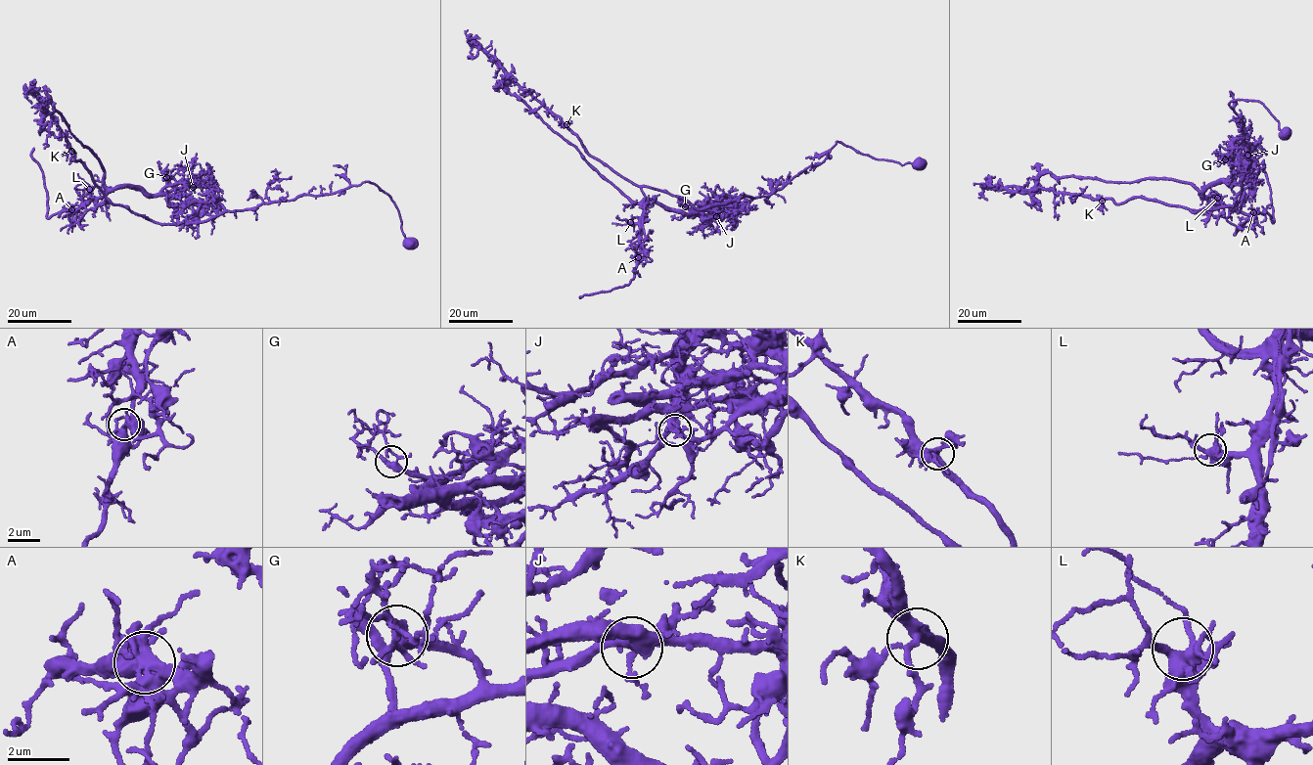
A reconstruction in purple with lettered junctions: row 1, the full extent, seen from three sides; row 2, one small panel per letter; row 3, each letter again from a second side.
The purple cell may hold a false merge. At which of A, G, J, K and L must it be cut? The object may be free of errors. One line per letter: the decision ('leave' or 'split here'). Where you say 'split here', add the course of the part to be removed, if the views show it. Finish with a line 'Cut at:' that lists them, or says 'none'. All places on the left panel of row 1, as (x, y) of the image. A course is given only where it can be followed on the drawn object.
A: split here; foreign part runs (72, 209), (77, 221), (108, 199), (179, 225), (364, 181), (390, 197), (417, 247)
G: leave
J: leave
K: leave
L: leave
Cut at: A

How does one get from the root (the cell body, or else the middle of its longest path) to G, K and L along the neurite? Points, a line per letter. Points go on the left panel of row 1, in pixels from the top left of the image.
G: (408, 244), (389, 195), (368, 182), (230, 210), (216, 201), (210, 178), (177, 182), (166, 177)
K: (408, 244), (389, 195), (368, 182), (225, 210), (202, 221), (160, 223), (111, 203), (71, 151)
L: (408, 244), (389, 195), (364, 181), (236, 210), (126, 186), (96, 199), (89, 189)

